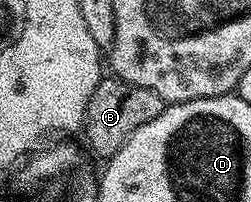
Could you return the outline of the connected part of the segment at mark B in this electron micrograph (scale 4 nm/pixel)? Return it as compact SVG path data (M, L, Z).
M116 77L102 78L101 83L91 93L91 101L87 101L87 113L83 124L83 136L89 142L89 147L101 158L107 161L139 129L139 125L147 125L147 121L155 121L159 113L165 110L167 104L159 97L159 93L151 93L151 89L143 89L139 85L131 85Z

